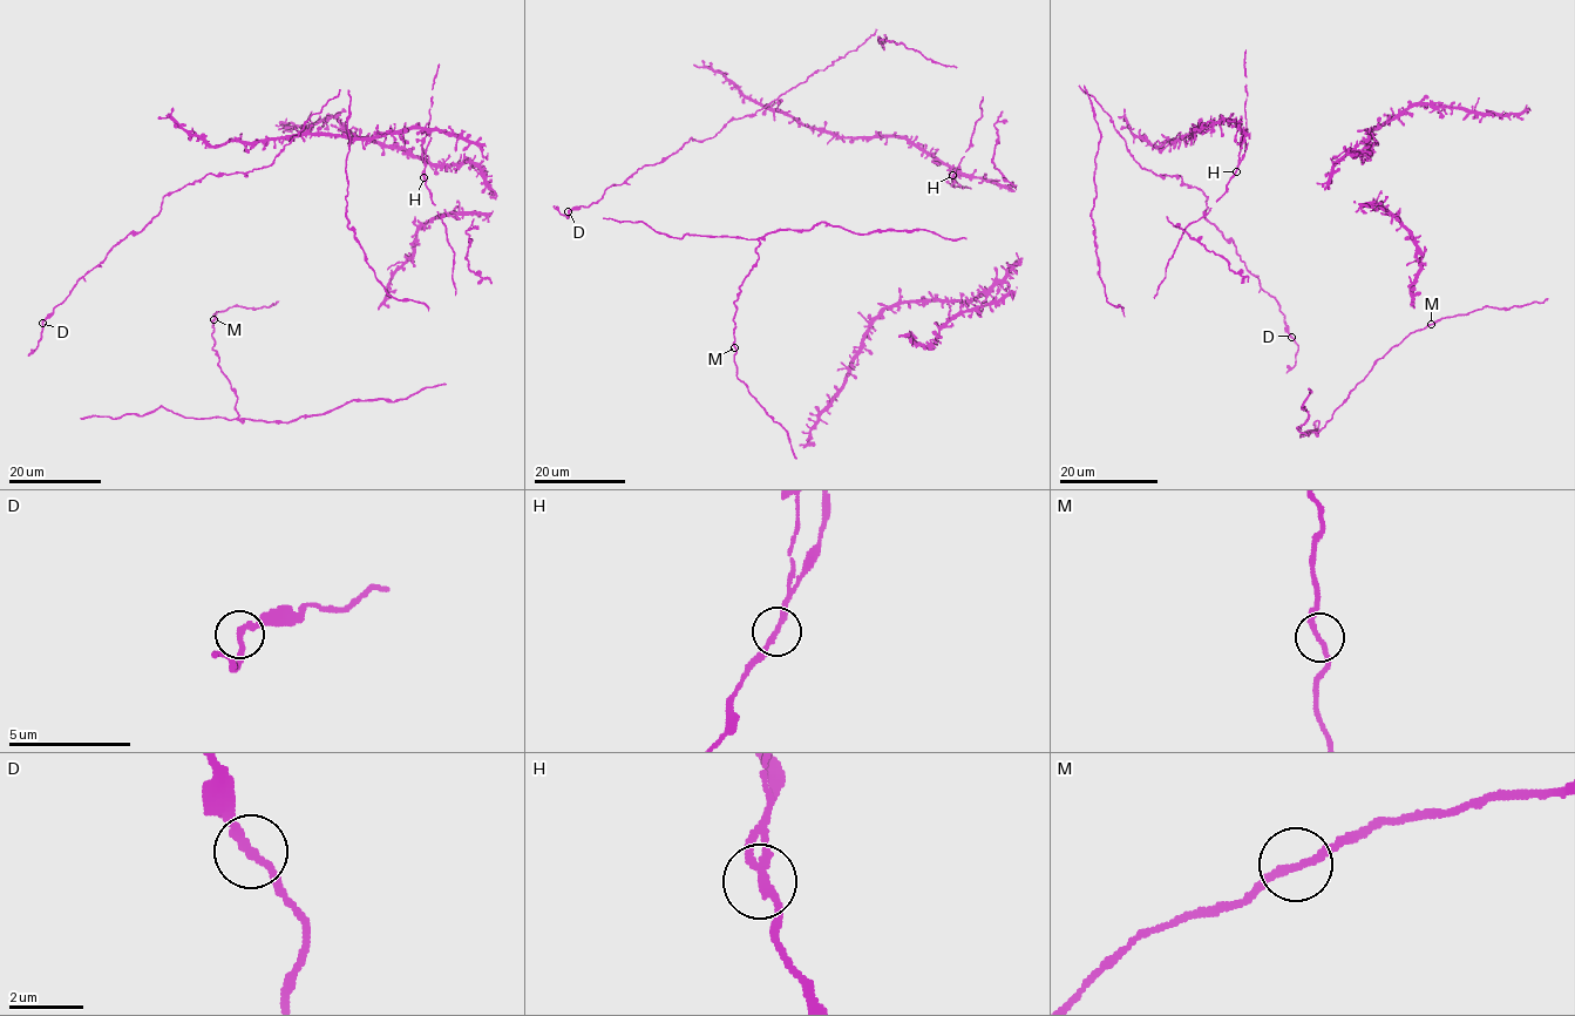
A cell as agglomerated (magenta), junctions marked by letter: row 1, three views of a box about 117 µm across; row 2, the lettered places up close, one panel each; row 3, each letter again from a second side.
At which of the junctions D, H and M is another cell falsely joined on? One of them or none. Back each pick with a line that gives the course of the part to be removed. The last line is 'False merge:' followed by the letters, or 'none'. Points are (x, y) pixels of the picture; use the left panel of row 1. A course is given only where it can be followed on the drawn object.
H: foreign part runs (423, 177), (426, 150), (432, 137)
False merge: H

